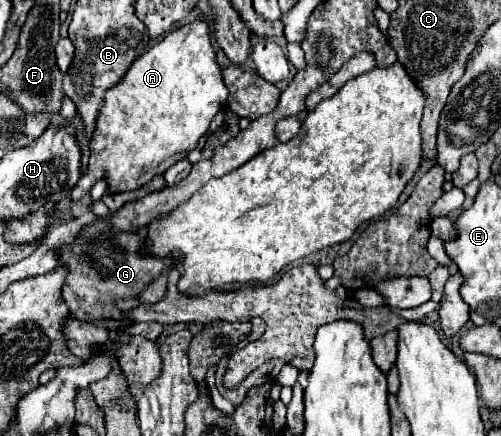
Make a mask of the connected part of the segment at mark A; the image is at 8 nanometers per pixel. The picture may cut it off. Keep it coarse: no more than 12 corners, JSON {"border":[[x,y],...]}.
{"border":[[210,25],[136,59],[104,95],[78,185],[146,185],[226,105]]}

